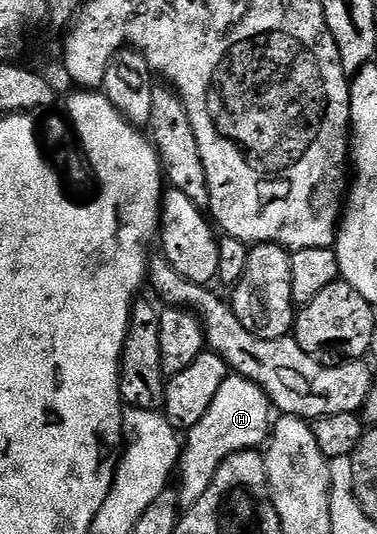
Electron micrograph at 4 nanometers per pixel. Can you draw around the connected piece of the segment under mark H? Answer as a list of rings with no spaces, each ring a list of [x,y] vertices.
[[[237,374],[227,375],[224,386],[220,386],[216,398],[212,398],[212,406],[208,406],[208,414],[196,422],[184,436],[184,447],[180,457],[180,476],[182,472],[182,485],[177,485],[176,491],[183,509],[191,508],[200,498],[204,498],[204,490],[216,478],[220,466],[229,456],[237,452],[248,452],[258,450],[267,443],[268,437],[272,431],[272,405],[268,394],[256,382]]]

